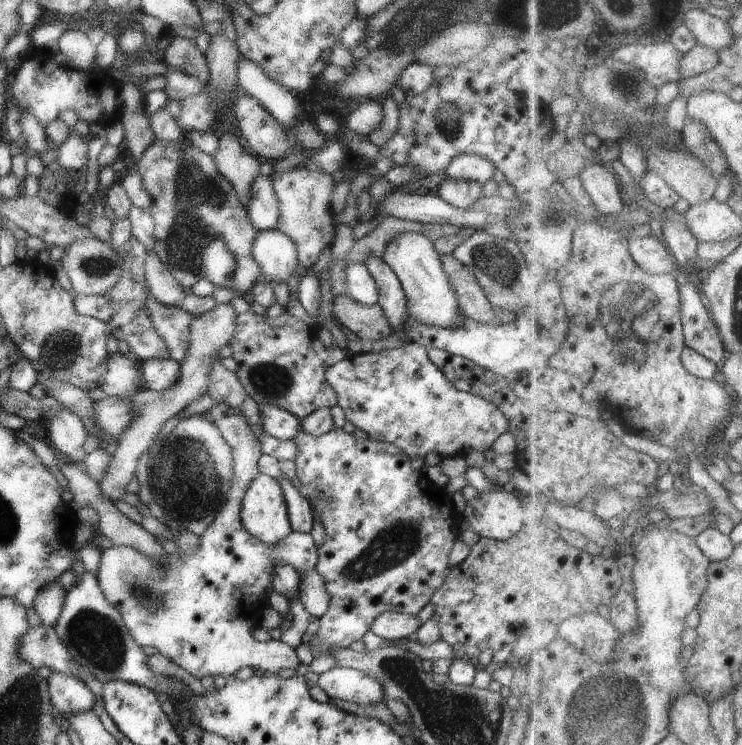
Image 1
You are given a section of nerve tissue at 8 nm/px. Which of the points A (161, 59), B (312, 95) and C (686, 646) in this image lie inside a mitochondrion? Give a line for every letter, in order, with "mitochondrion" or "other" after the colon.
A: other
B: other
C: other

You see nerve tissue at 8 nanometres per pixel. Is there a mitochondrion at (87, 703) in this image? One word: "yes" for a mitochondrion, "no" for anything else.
no

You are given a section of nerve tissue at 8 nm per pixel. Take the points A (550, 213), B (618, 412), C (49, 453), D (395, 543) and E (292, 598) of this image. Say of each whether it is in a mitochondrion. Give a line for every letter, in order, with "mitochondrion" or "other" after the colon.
A: mitochondrion
B: other
C: other
D: mitochondrion
E: other

